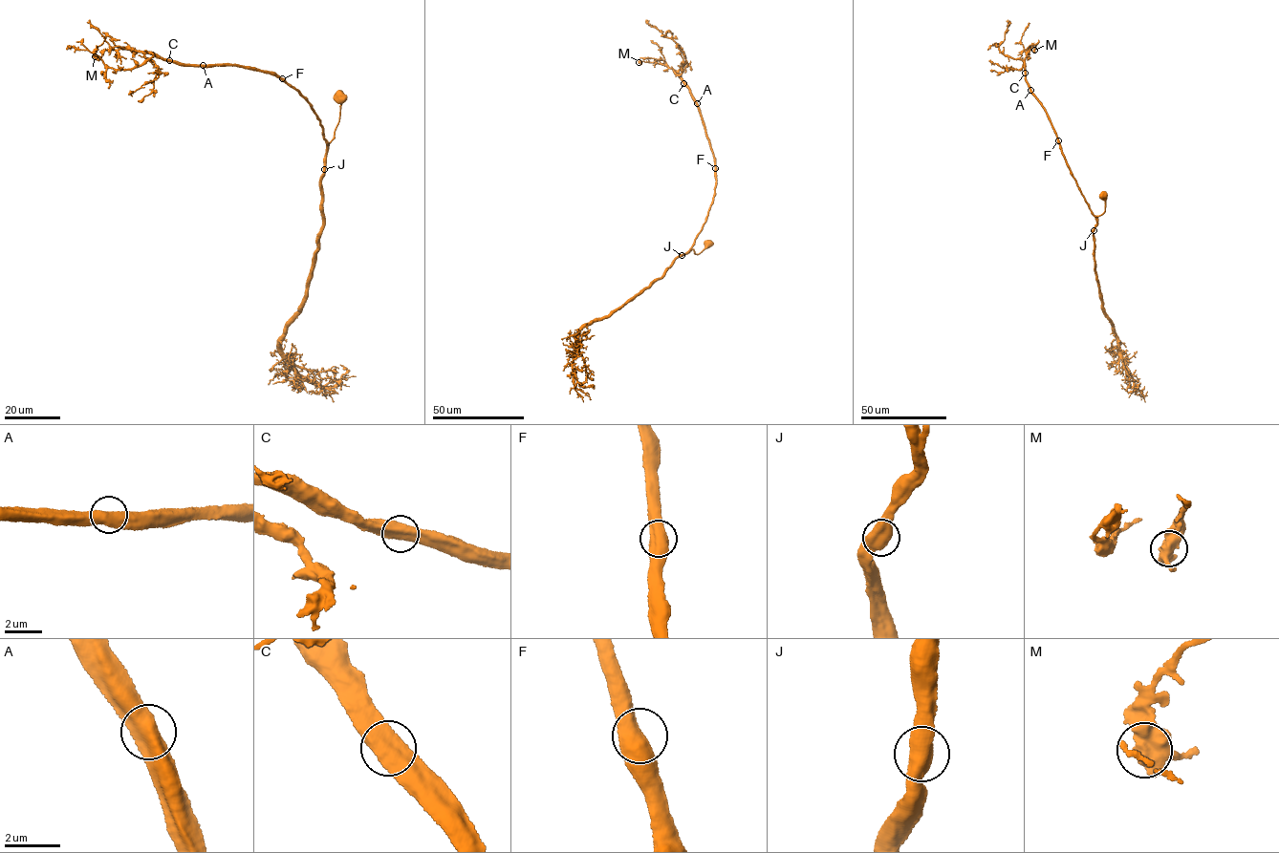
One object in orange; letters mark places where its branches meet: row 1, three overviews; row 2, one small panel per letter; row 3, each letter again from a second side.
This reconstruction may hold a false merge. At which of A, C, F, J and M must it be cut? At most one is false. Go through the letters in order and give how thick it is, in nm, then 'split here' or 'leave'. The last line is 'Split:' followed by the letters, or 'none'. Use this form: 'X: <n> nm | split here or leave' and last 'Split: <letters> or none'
A: 600 nm | leave
C: 700 nm | leave
F: 650 nm | leave
J: 700 nm | leave
M: 650 nm | leave
Split: none

